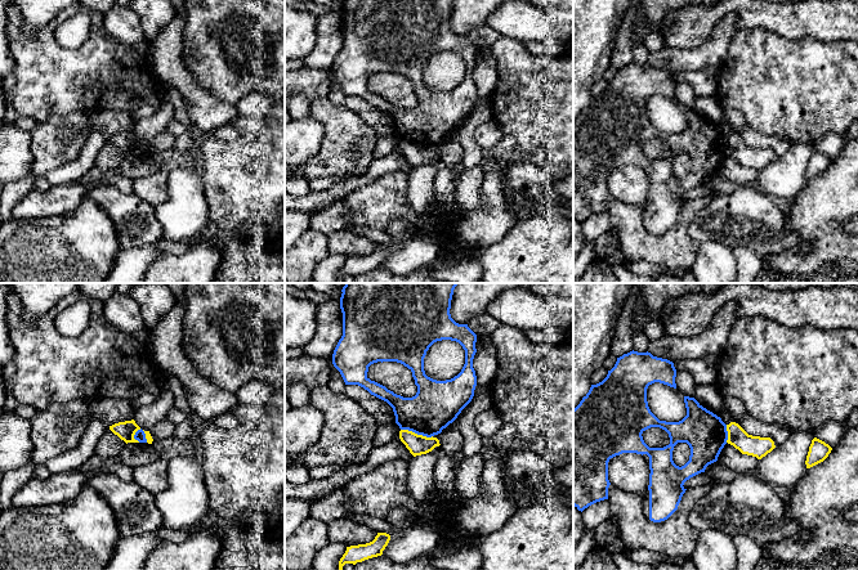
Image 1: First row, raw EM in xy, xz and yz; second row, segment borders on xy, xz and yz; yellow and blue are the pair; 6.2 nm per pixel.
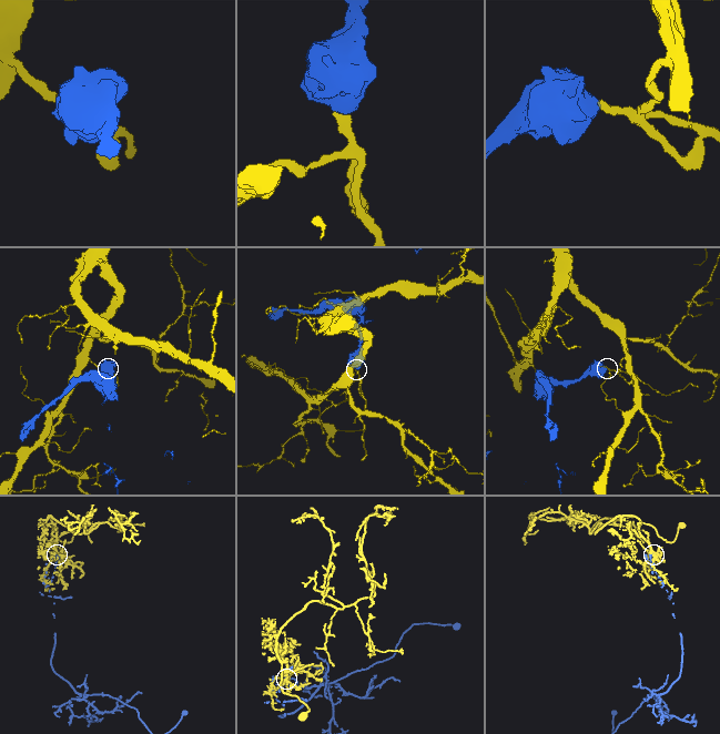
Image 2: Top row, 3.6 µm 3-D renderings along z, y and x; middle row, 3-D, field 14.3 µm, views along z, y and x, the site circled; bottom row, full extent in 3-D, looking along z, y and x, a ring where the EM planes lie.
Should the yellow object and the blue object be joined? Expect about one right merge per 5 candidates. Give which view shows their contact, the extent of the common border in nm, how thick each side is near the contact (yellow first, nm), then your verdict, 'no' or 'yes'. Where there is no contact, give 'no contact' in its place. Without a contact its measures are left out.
meets yellow in xz; contact 200 nm long; 130 nm thick on the yellow side, 280 nm on the other; no

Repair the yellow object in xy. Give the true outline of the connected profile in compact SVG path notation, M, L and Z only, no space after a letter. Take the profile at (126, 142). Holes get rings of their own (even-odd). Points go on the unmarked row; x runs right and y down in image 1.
M134 131L115 135L112 138L110 138L110 142L115 147L117 147L121 152L124 152L126 156L128 154L139 154L138 152L134 151L134 147L138 142L140 142L140 139L135 135Z

